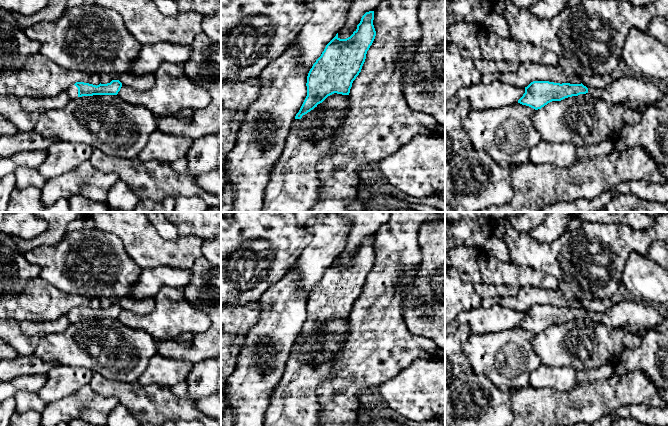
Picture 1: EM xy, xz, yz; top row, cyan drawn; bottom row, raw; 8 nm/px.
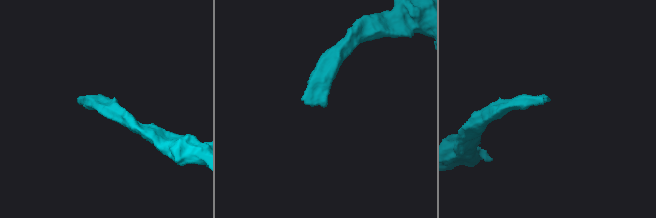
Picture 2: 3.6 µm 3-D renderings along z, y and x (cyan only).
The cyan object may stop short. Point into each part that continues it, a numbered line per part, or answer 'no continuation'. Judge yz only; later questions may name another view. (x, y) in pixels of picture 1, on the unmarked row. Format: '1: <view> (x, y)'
1: yz (634, 315)

